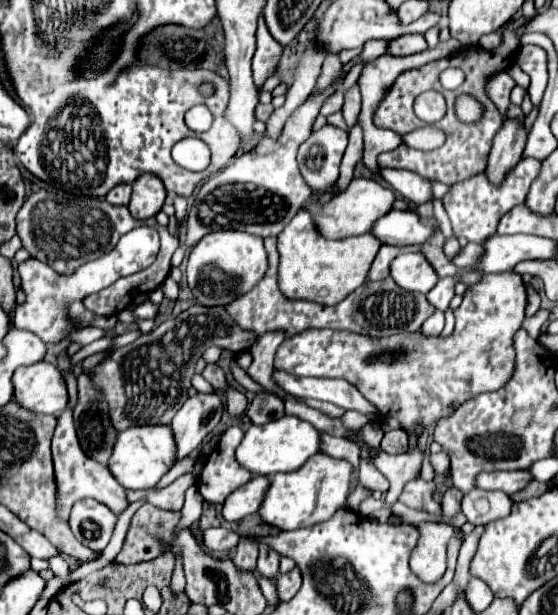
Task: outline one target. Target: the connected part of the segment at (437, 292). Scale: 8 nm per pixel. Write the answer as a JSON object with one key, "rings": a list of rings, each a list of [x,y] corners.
{"rings":[[[459,269],[455,277],[447,277],[447,279],[439,279],[439,283],[427,293],[427,301],[439,309],[439,311],[445,311],[449,307],[449,301],[453,299],[453,287],[457,283],[457,277],[463,275],[463,273],[469,273],[467,269]]]}

